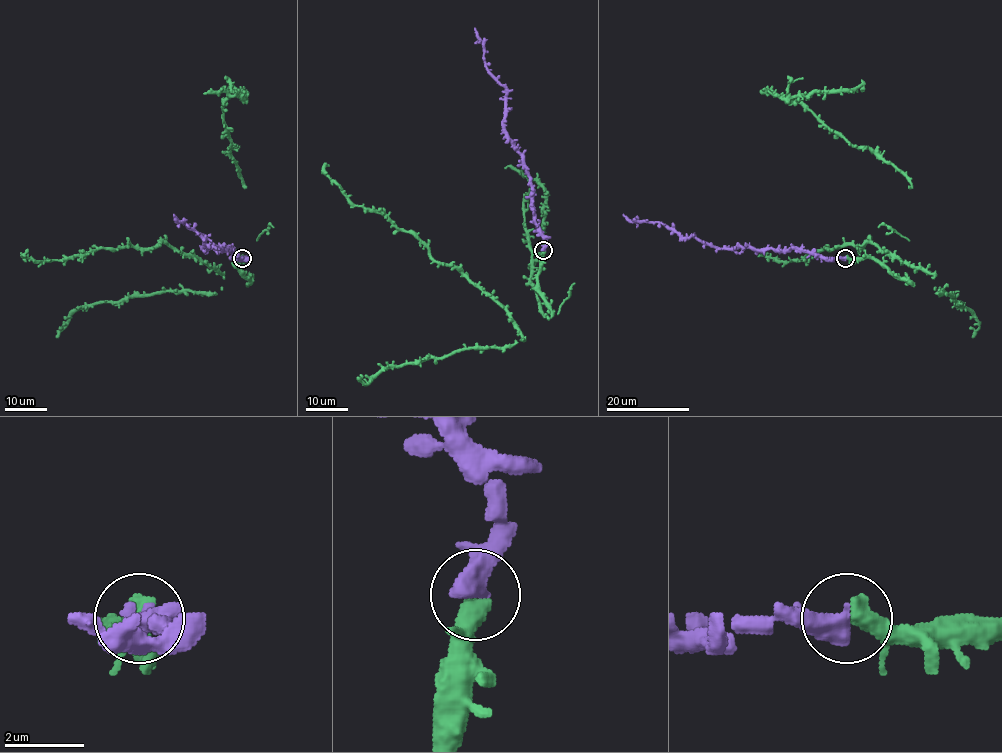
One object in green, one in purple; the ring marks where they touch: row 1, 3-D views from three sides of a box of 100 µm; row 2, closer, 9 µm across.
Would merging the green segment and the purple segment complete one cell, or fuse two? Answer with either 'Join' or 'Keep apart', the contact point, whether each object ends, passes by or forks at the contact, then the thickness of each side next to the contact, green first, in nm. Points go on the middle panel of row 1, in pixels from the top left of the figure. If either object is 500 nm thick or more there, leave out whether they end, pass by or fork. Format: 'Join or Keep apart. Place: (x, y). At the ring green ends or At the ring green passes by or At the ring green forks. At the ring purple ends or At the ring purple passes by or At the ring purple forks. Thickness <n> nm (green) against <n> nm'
Join. Place: (543, 250). Thickness 550 nm (green) against 440 nm

